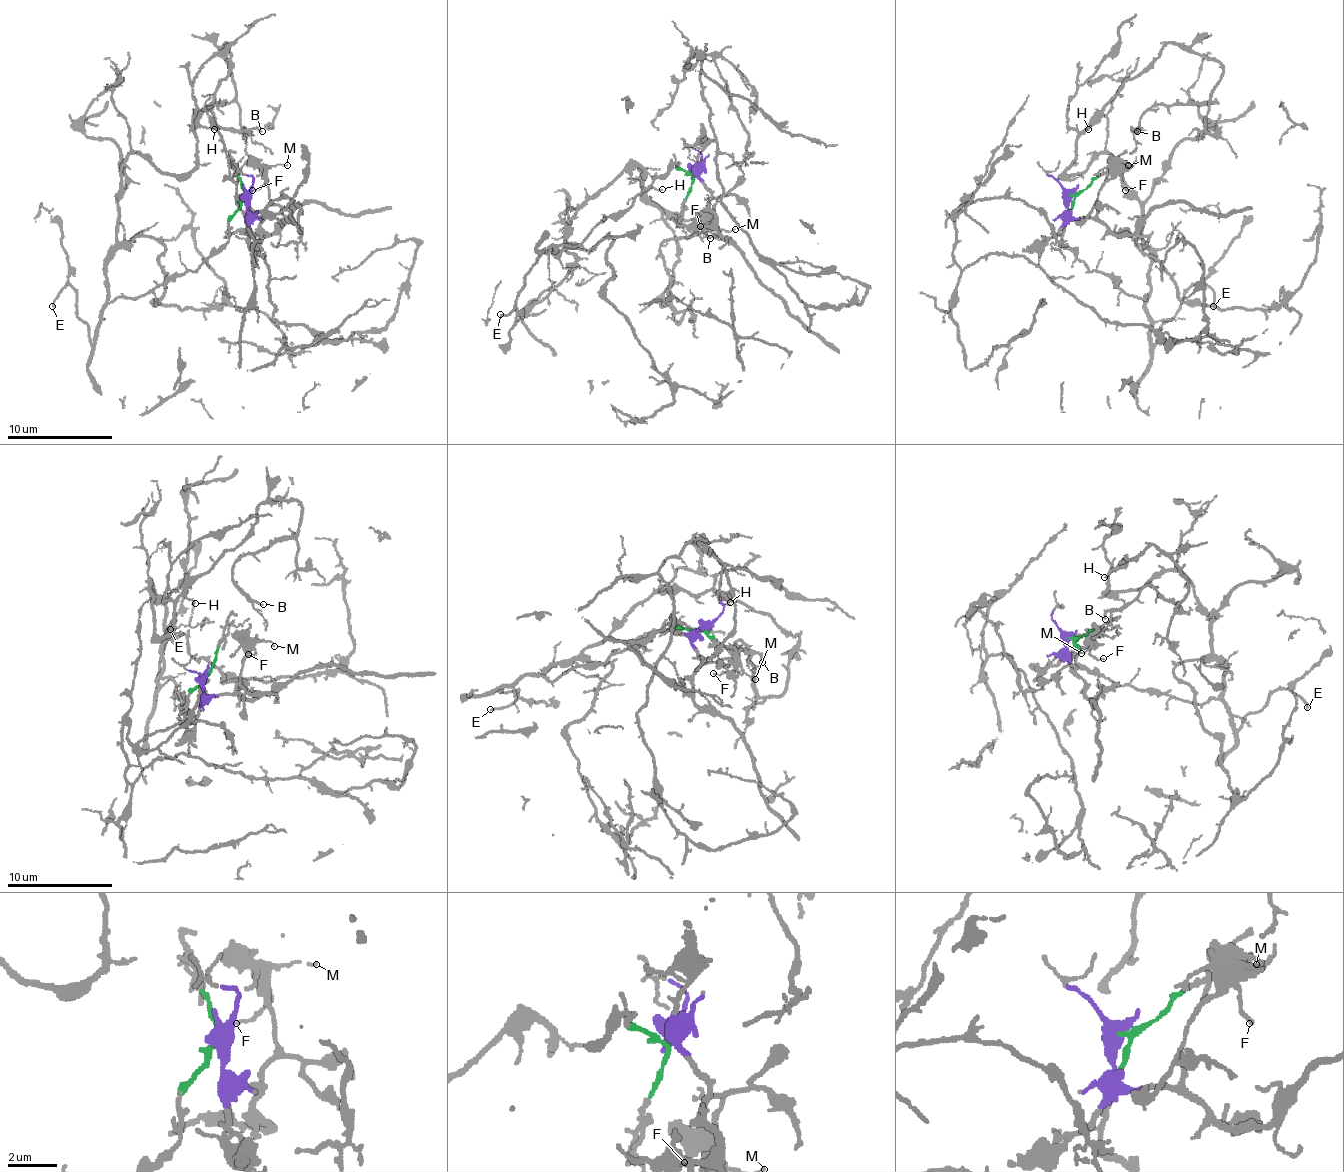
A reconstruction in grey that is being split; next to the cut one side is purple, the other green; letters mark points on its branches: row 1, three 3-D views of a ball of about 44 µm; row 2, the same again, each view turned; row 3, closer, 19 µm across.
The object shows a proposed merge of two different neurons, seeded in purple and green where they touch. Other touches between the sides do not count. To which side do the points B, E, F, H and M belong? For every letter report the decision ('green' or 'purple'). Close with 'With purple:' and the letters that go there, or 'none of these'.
B: green
E: green
F: purple
H: green
M: purple
With purple: F, M

